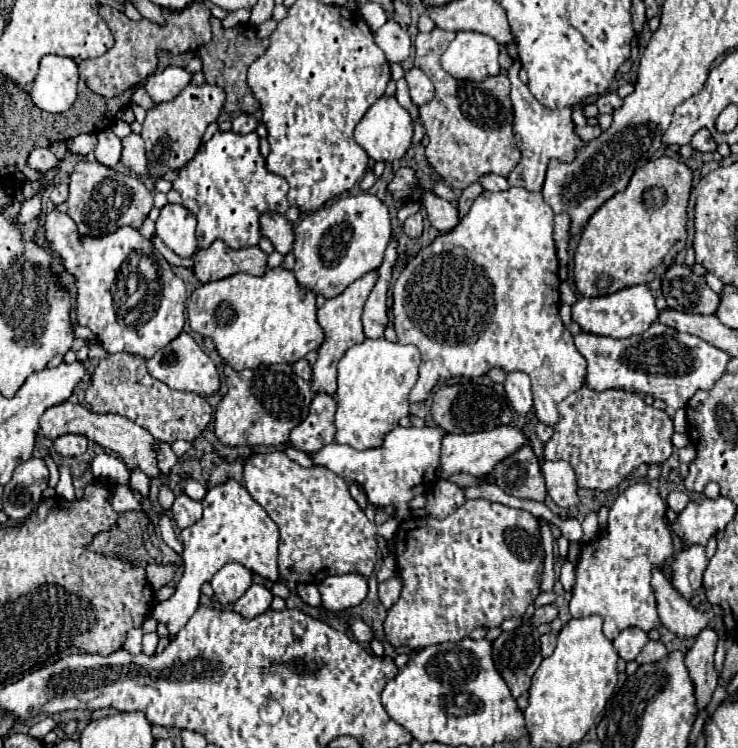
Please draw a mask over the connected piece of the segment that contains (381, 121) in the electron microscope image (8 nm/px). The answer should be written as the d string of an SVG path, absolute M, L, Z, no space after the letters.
M383 95L381 99L377 99L355 127L355 141L367 151L367 155L373 161L401 159L405 155L405 151L411 147L411 137L413 137L411 115L407 113L407 109L403 109L399 105L399 101L395 97L389 97L389 95Z

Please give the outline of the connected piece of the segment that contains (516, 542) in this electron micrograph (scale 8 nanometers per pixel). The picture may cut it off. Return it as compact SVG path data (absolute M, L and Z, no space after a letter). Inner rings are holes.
M471 499L471 501L465 501L465 505L461 505L455 513L451 513L445 519L437 519L437 517L425 515L425 517L409 517L409 519L401 521L393 545L395 545L395 559L397 559L397 577L403 581L403 589L401 589L399 601L389 609L389 615L385 619L385 635L387 635L387 641L393 647L407 645L411 649L423 649L423 647L445 643L445 641L461 641L461 639L465 639L477 627L491 629L491 627L499 627L505 619L521 617L527 611L527 607L533 605L535 597L539 595L539 581L541 581L545 551L543 551L543 545L541 545L539 521L529 511L511 509L511 507L505 507L501 503Z

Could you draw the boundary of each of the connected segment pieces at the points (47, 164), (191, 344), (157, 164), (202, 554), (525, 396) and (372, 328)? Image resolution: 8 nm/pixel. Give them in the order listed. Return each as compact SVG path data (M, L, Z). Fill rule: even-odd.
M45 147L45 149L35 149L31 155L29 155L29 165L33 167L33 169L39 169L39 171L49 171L51 167L55 167L59 161L57 161L57 157Z
M181 333L175 341L171 341L167 347L163 347L161 351L157 351L151 359L147 359L147 369L149 369L149 373L151 373L153 379L163 381L171 389L191 391L191 393L197 393L201 397L213 395L219 389L219 385L221 385L219 373L215 369L215 363L195 343L195 339L189 333Z
M187 85L175 99L155 105L147 111L147 117L143 121L143 131L141 137L145 141L145 155L147 155L147 169L151 179L161 179L167 171L183 167L187 161L193 159L201 145L201 137L207 129L209 123L213 123L221 107L225 103L225 91L217 85Z
M227 479L211 487L203 499L203 517L195 525L181 531L183 543L183 577L177 583L177 589L171 599L155 605L153 619L157 623L167 625L169 639L175 639L179 629L191 619L195 609L199 607L201 585L211 581L211 577L225 563L241 563L249 571L267 577L269 581L279 581L277 573L277 545L279 531L273 519L265 513L265 509L249 495L249 491L235 479Z
M509 373L505 379L505 393L515 413L527 415L533 409L531 397L531 381L525 373Z
M393 239L385 251L385 259L379 267L379 281L375 283L363 307L363 329L369 339L383 337L383 331L389 323L386 301L389 281L391 281L391 269L395 261L397 261L397 239Z

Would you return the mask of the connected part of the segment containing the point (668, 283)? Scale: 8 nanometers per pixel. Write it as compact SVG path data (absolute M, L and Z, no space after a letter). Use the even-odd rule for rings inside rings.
M671 265L663 277L663 297L671 309L697 315L713 315L721 297L709 289L703 277L695 275L687 265Z

